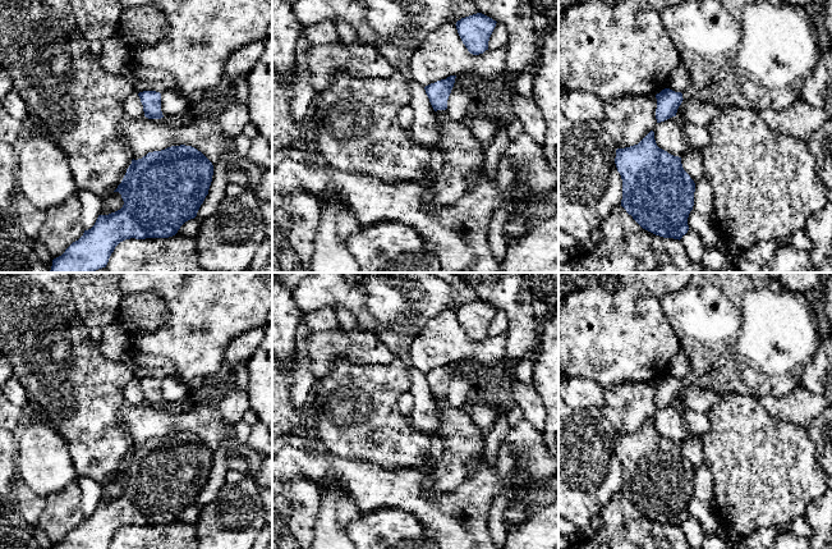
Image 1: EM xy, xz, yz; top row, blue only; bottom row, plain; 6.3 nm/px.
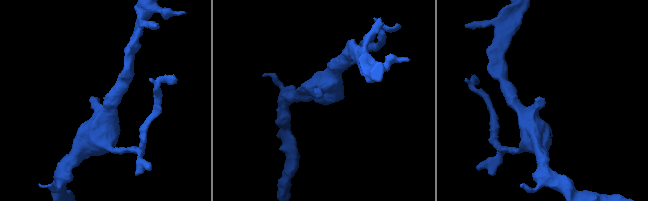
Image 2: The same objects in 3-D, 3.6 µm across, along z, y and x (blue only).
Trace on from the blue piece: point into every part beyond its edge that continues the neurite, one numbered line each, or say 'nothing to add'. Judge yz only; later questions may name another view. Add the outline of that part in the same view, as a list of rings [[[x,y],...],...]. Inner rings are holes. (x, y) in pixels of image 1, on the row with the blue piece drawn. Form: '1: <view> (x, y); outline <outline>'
1: yz (755, 54); outline [[[684,0],[662,12],[662,22],[691,74],[684,100],[702,100],[717,107],[735,105],[755,113],[781,110],[801,100],[805,81],[820,58],[814,22],[803,6],[786,0]]]

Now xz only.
1: xz (463, 158); outline [[[447,109],[437,110],[436,116],[440,122],[440,141],[435,148],[442,155],[442,168],[419,182],[432,195],[428,209],[445,207],[460,200],[477,184],[477,173],[486,163],[481,141],[465,124],[451,123]]]

